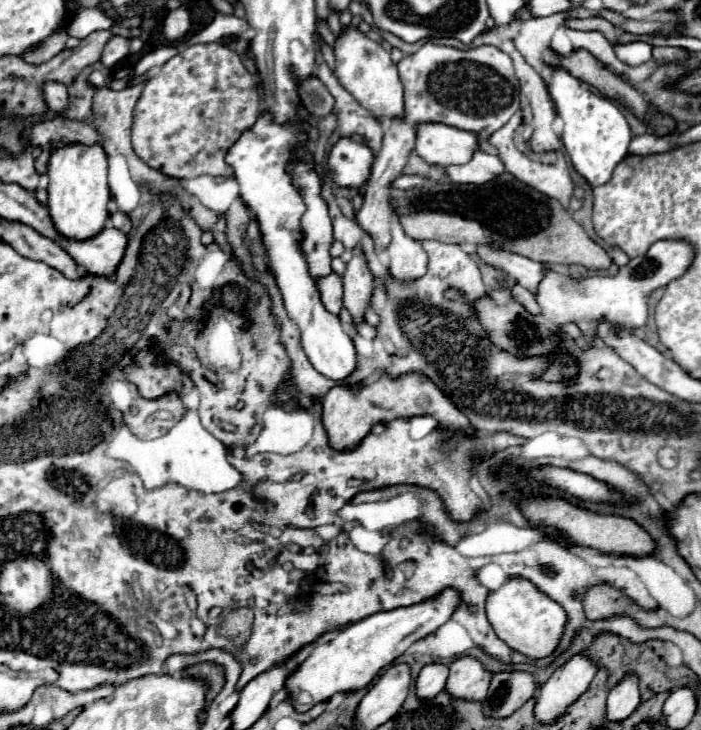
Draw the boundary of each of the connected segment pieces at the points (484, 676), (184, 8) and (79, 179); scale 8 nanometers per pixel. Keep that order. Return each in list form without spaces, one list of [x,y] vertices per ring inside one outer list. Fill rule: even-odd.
[[[461,657],[449,665],[445,693],[463,701],[485,701],[491,673],[473,657]]]
[[[181,3],[177,9],[167,11],[167,15],[165,15],[163,23],[161,23],[161,29],[163,29],[163,35],[167,37],[167,41],[177,43],[177,41],[181,41],[185,37],[189,25],[191,25],[189,5]]]
[[[59,145],[49,159],[49,215],[57,233],[65,239],[87,241],[105,229],[109,219],[107,155],[101,145]]]

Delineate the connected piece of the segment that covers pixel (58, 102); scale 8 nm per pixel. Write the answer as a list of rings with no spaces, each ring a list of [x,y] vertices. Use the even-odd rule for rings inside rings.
[[[57,83],[45,85],[45,101],[47,101],[47,105],[49,105],[51,111],[63,113],[69,107],[67,87],[65,85],[57,85]]]

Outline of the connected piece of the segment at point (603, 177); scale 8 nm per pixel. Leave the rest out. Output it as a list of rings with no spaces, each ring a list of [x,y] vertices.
[[[555,67],[551,71],[547,89],[555,103],[555,111],[565,121],[561,139],[573,167],[581,177],[587,179],[591,187],[605,185],[611,179],[615,165],[627,155],[627,147],[633,137],[625,115],[605,97],[581,89],[579,79],[575,79],[571,73],[567,73],[561,67]]]

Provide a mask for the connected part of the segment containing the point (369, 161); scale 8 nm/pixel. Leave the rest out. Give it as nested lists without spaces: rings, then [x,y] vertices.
[[[361,135],[339,137],[327,157],[329,175],[341,189],[361,189],[367,185],[373,163],[375,153]]]

